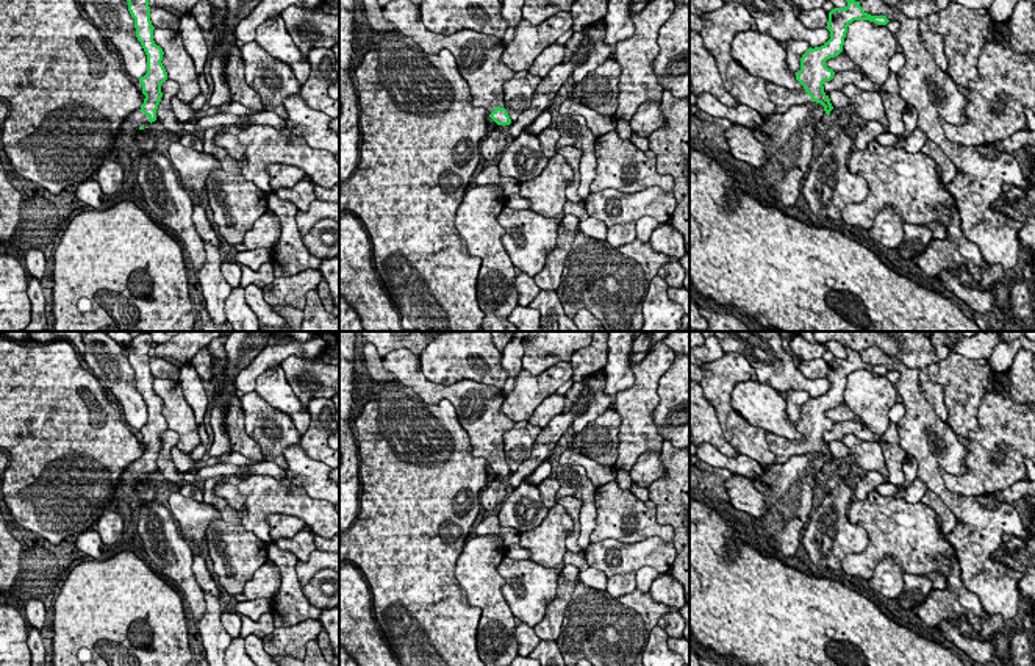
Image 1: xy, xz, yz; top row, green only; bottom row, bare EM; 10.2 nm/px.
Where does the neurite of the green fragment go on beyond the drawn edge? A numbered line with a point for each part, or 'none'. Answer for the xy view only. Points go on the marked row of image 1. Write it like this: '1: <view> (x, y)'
1: xy (128, 128)

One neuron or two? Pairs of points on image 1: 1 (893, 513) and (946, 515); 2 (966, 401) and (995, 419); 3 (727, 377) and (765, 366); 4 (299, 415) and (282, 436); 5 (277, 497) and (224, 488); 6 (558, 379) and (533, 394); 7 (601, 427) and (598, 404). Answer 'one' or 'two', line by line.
1: two
2: two
3: two
4: two
5: one
6: one
7: two

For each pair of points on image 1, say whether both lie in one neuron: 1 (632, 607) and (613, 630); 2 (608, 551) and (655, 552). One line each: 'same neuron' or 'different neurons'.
1: same neuron
2: same neuron

